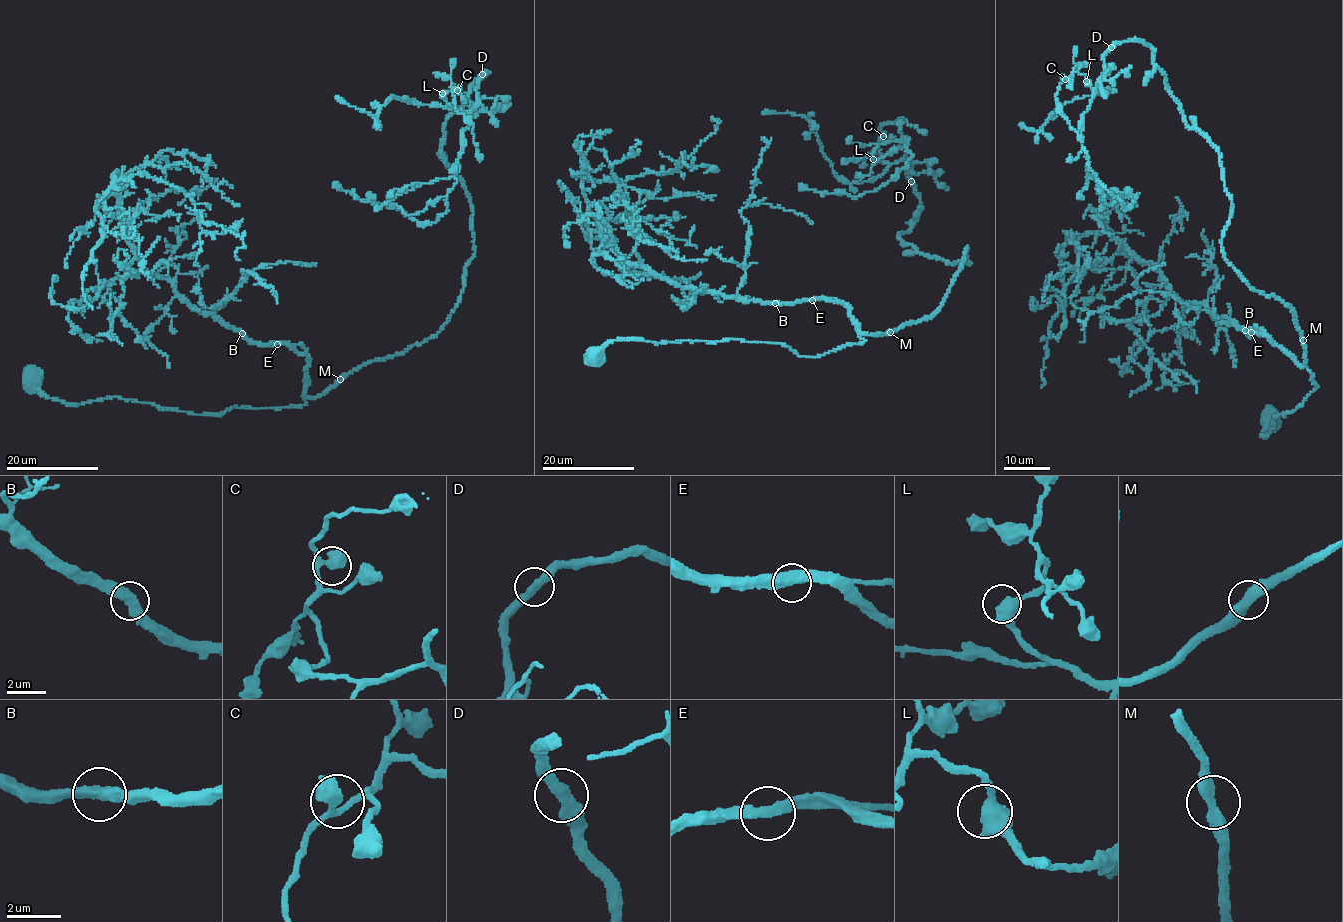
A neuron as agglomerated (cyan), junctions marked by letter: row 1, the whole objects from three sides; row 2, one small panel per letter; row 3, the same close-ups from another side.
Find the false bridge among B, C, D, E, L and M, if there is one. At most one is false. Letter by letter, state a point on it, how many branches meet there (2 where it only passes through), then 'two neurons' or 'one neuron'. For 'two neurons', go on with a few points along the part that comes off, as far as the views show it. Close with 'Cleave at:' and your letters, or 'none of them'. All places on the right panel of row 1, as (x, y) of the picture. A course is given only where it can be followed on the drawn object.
B: (1245, 330) | 2 | one neuron
C: (1065, 79) | 2 | one neuron
D: (1111, 47) | 2 | one neuron
E: (1251, 332) | 2 | one neuron
L: (1086, 81) | 2 | one neuron
M: (1303, 340) | 2 | one neuron
Cleave at: none of them

